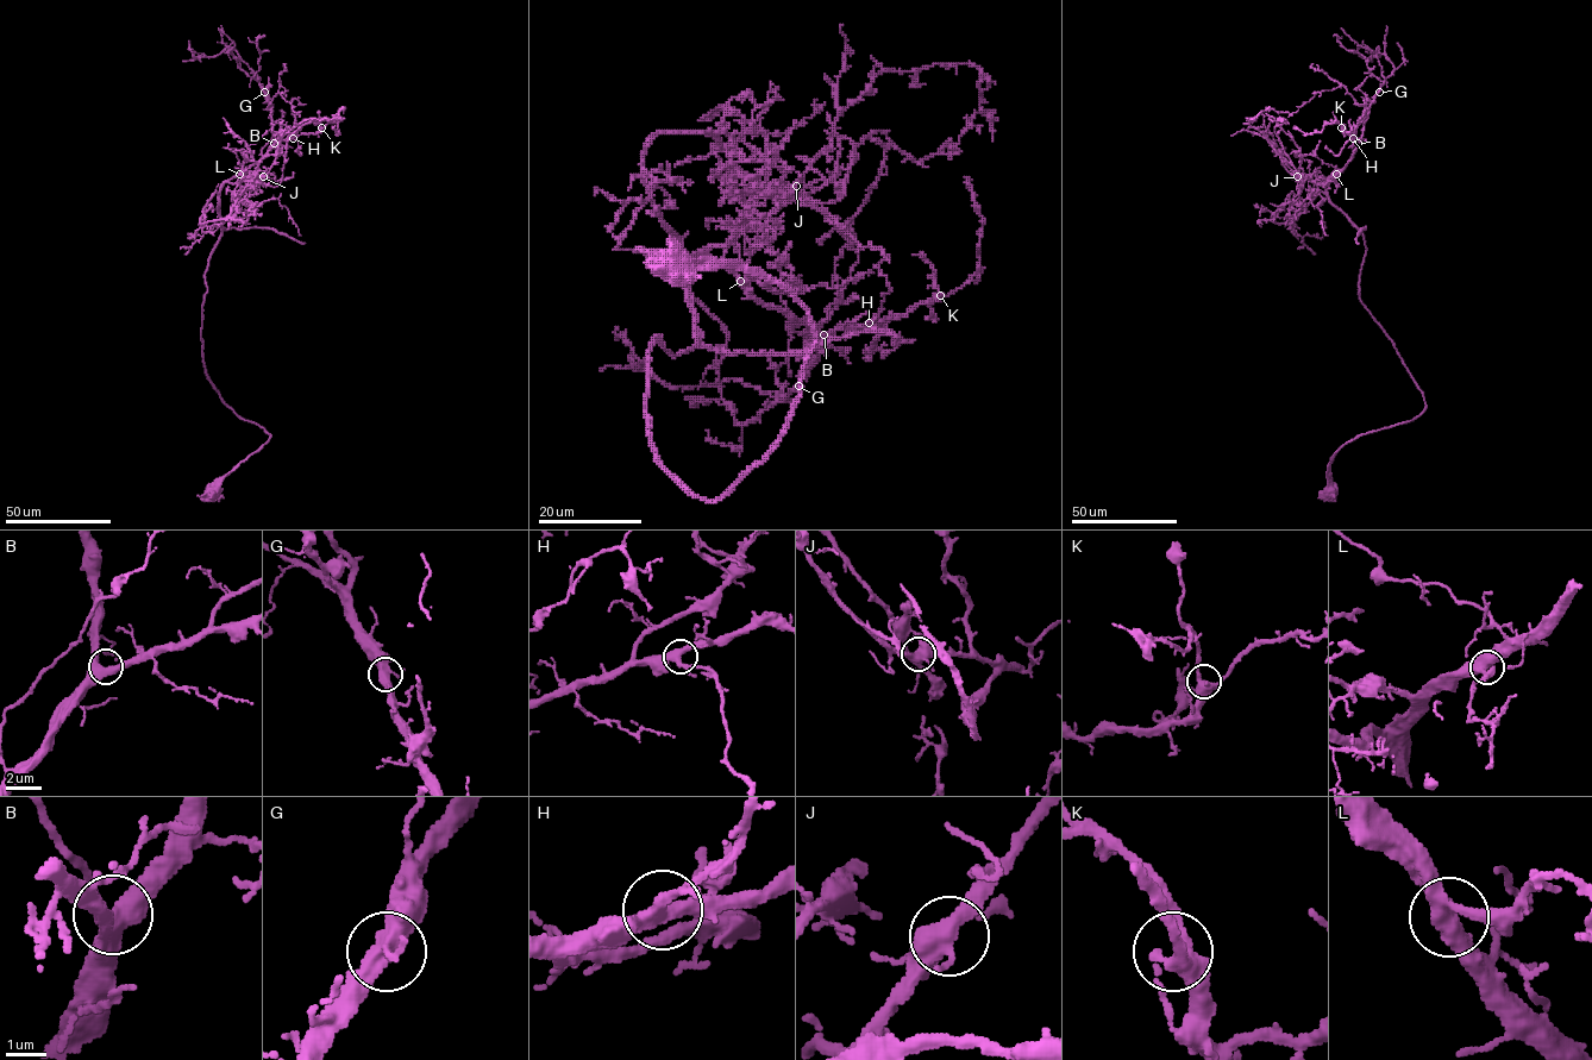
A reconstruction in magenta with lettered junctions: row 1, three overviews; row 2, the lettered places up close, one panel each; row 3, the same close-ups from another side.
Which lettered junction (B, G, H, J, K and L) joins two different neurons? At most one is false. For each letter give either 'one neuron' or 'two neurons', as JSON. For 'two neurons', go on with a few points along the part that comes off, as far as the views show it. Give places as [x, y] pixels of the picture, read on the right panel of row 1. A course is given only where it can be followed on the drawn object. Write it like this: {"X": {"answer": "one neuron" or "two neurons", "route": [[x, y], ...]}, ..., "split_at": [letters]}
{"B": {"answer": "one neuron"}, "G": {"answer": "one neuron"}, "H": {"answer": "one neuron"}, "J": {"answer": "one neuron"}, "K": {"answer": "one neuron"}, "L": {"answer": "one neuron"}, "split_at": []}

